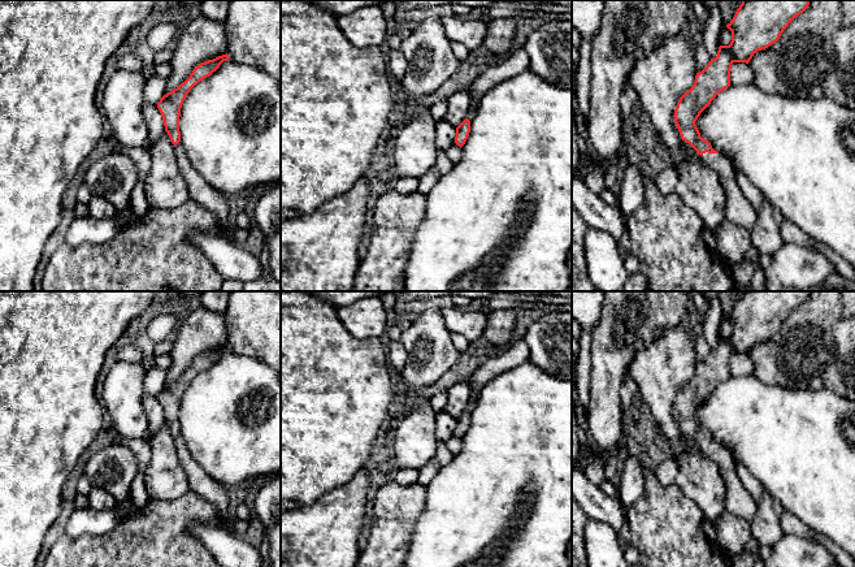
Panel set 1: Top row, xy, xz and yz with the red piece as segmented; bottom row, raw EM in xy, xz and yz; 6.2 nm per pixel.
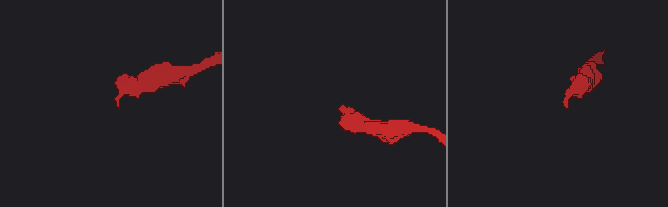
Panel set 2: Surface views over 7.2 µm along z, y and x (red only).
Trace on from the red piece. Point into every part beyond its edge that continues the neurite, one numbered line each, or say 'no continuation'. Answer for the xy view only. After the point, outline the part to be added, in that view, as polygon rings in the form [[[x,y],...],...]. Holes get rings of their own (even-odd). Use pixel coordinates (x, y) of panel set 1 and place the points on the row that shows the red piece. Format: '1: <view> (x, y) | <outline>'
1: xy (203, 193) | [[[181,143],[175,146],[175,159],[178,161],[179,172],[187,183],[190,199],[209,209],[218,220],[221,234],[227,237],[229,204],[223,194],[217,191],[196,172]]]

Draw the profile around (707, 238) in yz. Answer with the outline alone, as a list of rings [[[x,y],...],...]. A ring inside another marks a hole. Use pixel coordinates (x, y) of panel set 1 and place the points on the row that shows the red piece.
[[[702,229],[699,242],[711,252],[716,252],[716,235],[711,230]]]

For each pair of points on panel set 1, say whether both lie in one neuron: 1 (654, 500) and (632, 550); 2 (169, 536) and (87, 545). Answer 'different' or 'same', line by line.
1: different
2: same

